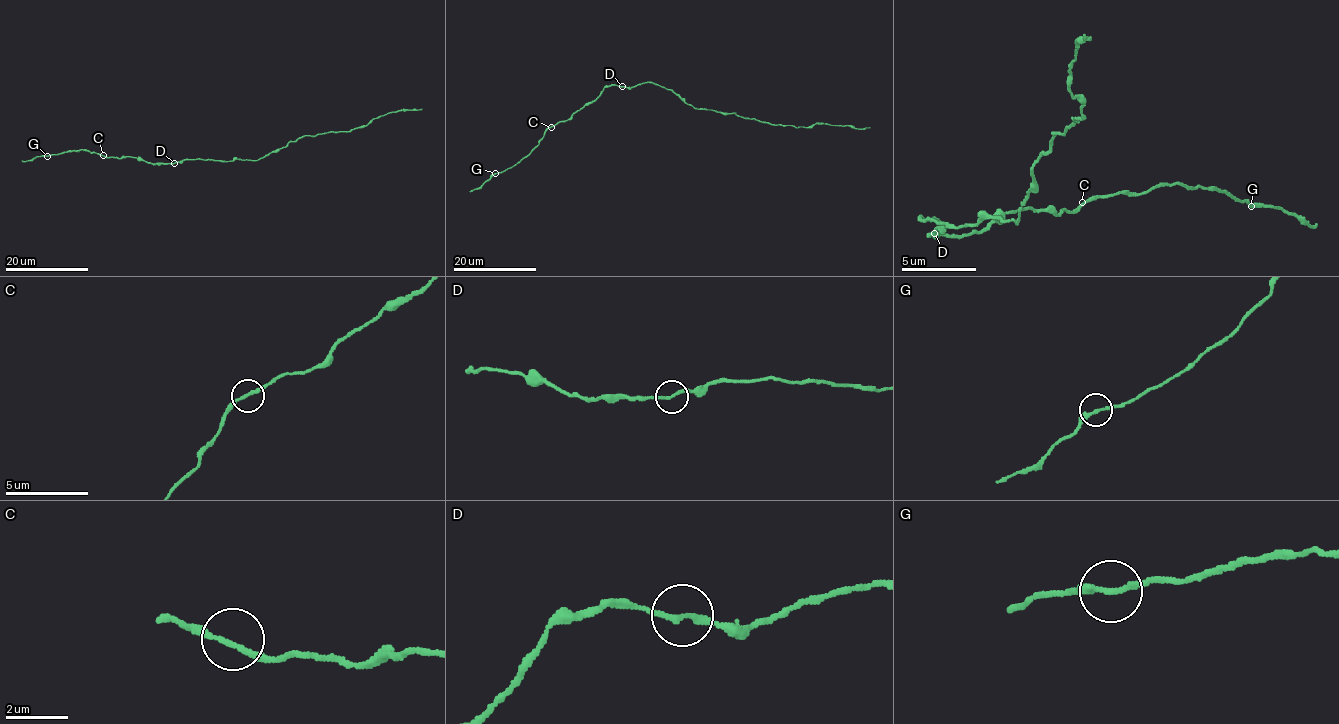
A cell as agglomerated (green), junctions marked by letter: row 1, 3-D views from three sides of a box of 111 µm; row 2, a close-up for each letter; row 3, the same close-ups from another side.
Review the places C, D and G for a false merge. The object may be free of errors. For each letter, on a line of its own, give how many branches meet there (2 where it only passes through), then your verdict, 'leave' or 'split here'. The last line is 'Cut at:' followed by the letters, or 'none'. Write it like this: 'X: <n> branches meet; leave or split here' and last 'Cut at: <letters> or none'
C: 2 branches meet; leave
D: 2 branches meet; leave
G: 2 branches meet; leave
Cut at: none

